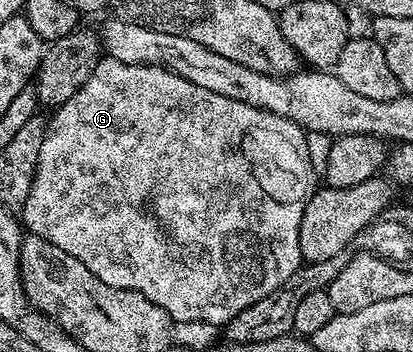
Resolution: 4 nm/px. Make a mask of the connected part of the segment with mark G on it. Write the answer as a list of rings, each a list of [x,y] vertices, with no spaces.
[[[110,57],[100,58],[99,63],[91,69],[91,76],[82,82],[81,88],[73,97],[69,97],[62,105],[54,108],[50,115],[47,131],[43,134],[39,156],[37,157],[37,169],[33,177],[33,185],[29,189],[29,195],[21,212],[21,223],[30,234],[48,239],[53,245],[57,245],[57,249],[69,253],[69,257],[77,257],[77,261],[81,261],[81,265],[85,265],[85,269],[89,269],[89,273],[93,273],[93,277],[105,281],[105,285],[113,285],[117,289],[129,289],[149,297],[149,301],[153,301],[153,305],[161,305],[161,309],[165,309],[167,316],[176,323],[181,321],[205,321],[216,325],[226,325],[233,317],[237,317],[237,313],[241,313],[241,309],[249,309],[249,305],[253,305],[253,301],[261,301],[261,297],[269,297],[269,293],[273,293],[273,289],[285,285],[285,281],[289,281],[289,277],[293,277],[293,273],[303,263],[303,254],[299,245],[301,217],[305,213],[305,205],[317,190],[317,176],[313,169],[313,161],[309,161],[307,131],[294,123],[293,120],[287,120],[283,116],[278,116],[277,113],[266,111],[263,108],[255,108],[253,105],[246,104],[245,101],[218,96],[217,93],[199,88],[192,81],[187,81],[185,77],[178,76],[177,73],[167,71],[163,67],[153,67],[149,64],[129,65]]]

